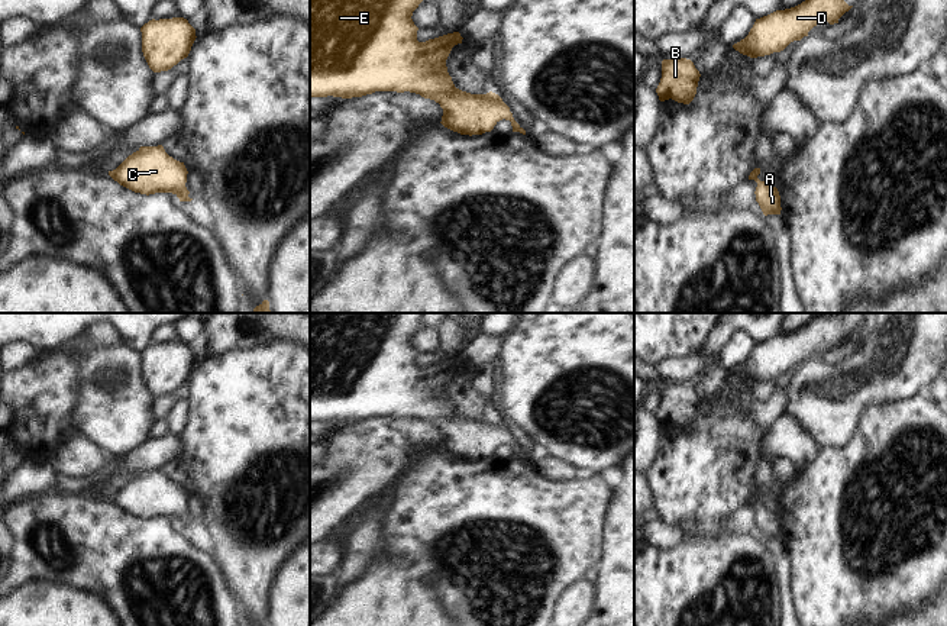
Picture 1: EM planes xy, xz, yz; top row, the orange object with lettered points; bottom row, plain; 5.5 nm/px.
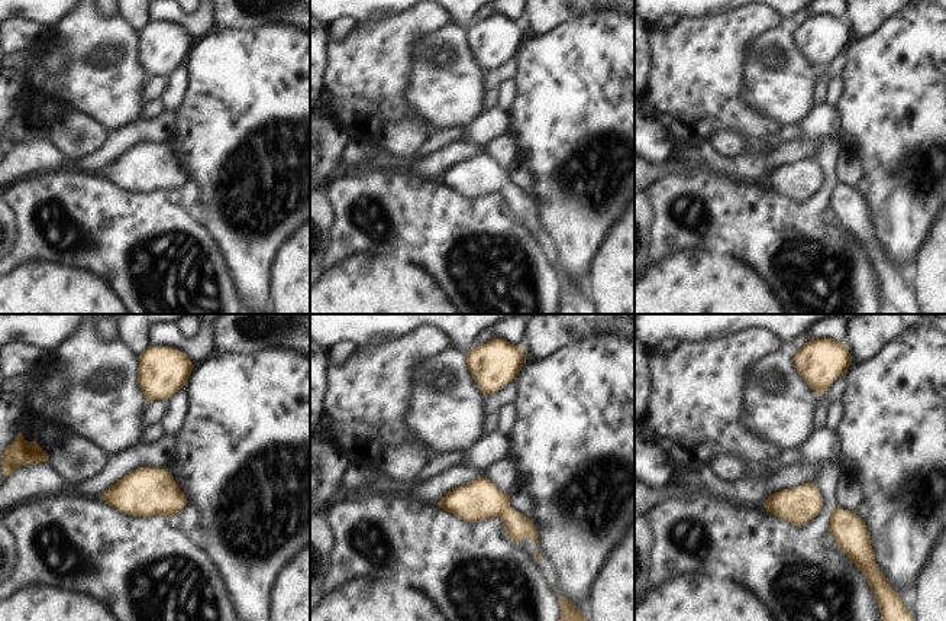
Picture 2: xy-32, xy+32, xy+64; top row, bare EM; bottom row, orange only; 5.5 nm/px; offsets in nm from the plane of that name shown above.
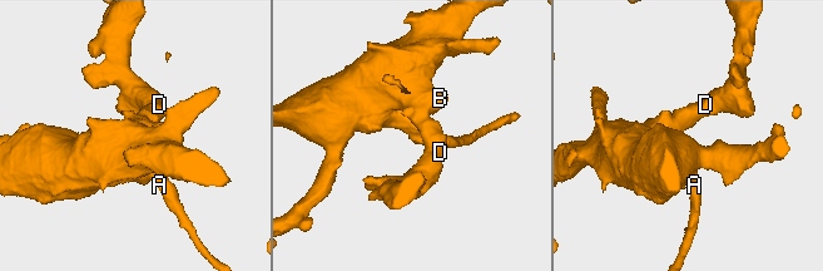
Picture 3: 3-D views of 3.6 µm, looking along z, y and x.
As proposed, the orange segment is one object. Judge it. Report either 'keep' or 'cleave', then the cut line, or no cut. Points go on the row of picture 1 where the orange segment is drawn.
keep; no cut

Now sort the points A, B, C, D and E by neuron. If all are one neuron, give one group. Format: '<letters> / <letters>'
A B C D E

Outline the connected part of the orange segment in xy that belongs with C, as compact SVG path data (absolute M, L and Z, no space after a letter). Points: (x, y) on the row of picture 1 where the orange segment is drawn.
M162 145L140 146L109 175L120 185L140 194L172 193L180 201L191 201L185 187L187 168L169 156Z

